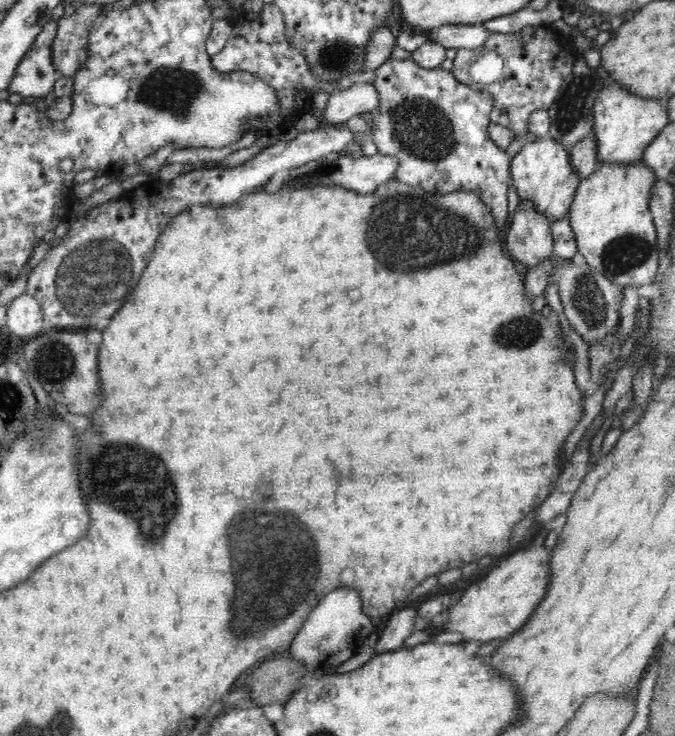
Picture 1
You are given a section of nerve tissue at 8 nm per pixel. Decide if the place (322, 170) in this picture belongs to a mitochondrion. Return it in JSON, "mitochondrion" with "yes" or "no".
{"mitochondrion":"yes"}

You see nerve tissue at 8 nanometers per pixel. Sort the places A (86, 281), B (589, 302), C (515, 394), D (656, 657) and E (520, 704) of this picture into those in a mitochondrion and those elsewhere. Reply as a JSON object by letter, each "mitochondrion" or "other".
{"A":"mitochondrion","B":"mitochondrion","C":"other","D":"other","E":"other"}

